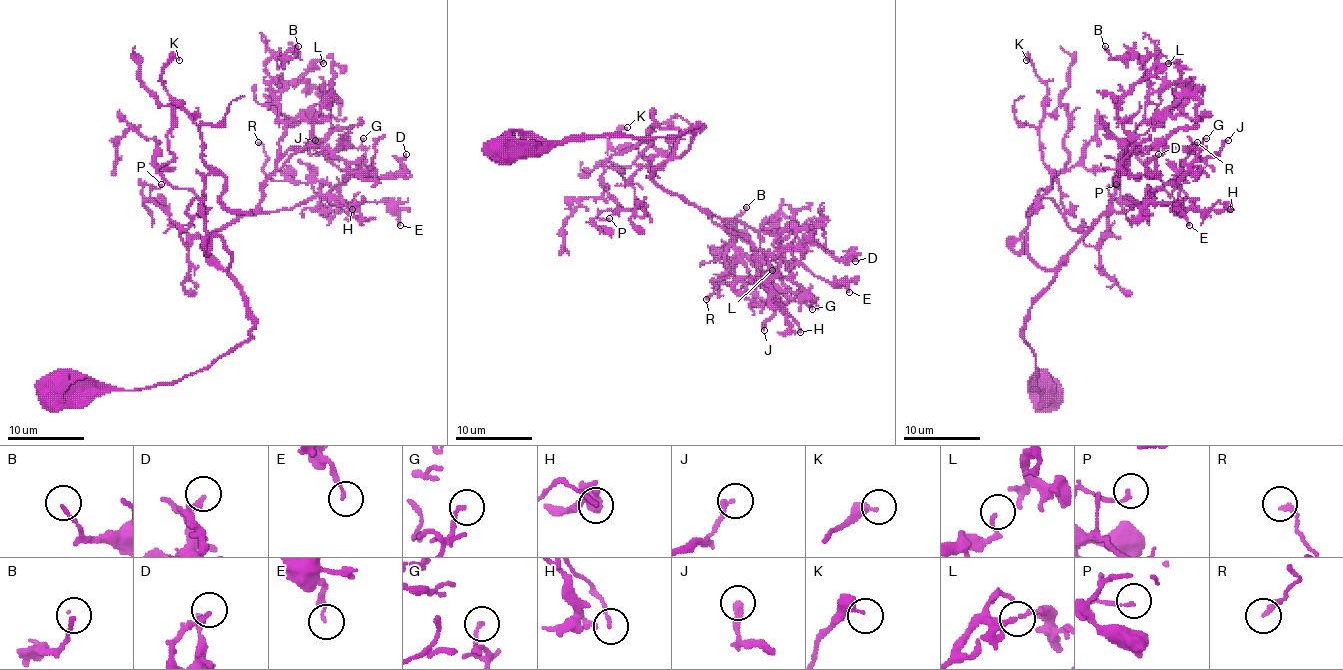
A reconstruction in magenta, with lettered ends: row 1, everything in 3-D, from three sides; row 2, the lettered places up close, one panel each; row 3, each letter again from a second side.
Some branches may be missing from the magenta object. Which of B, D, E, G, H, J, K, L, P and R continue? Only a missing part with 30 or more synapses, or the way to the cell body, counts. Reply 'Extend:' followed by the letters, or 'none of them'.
Extend: none of them

